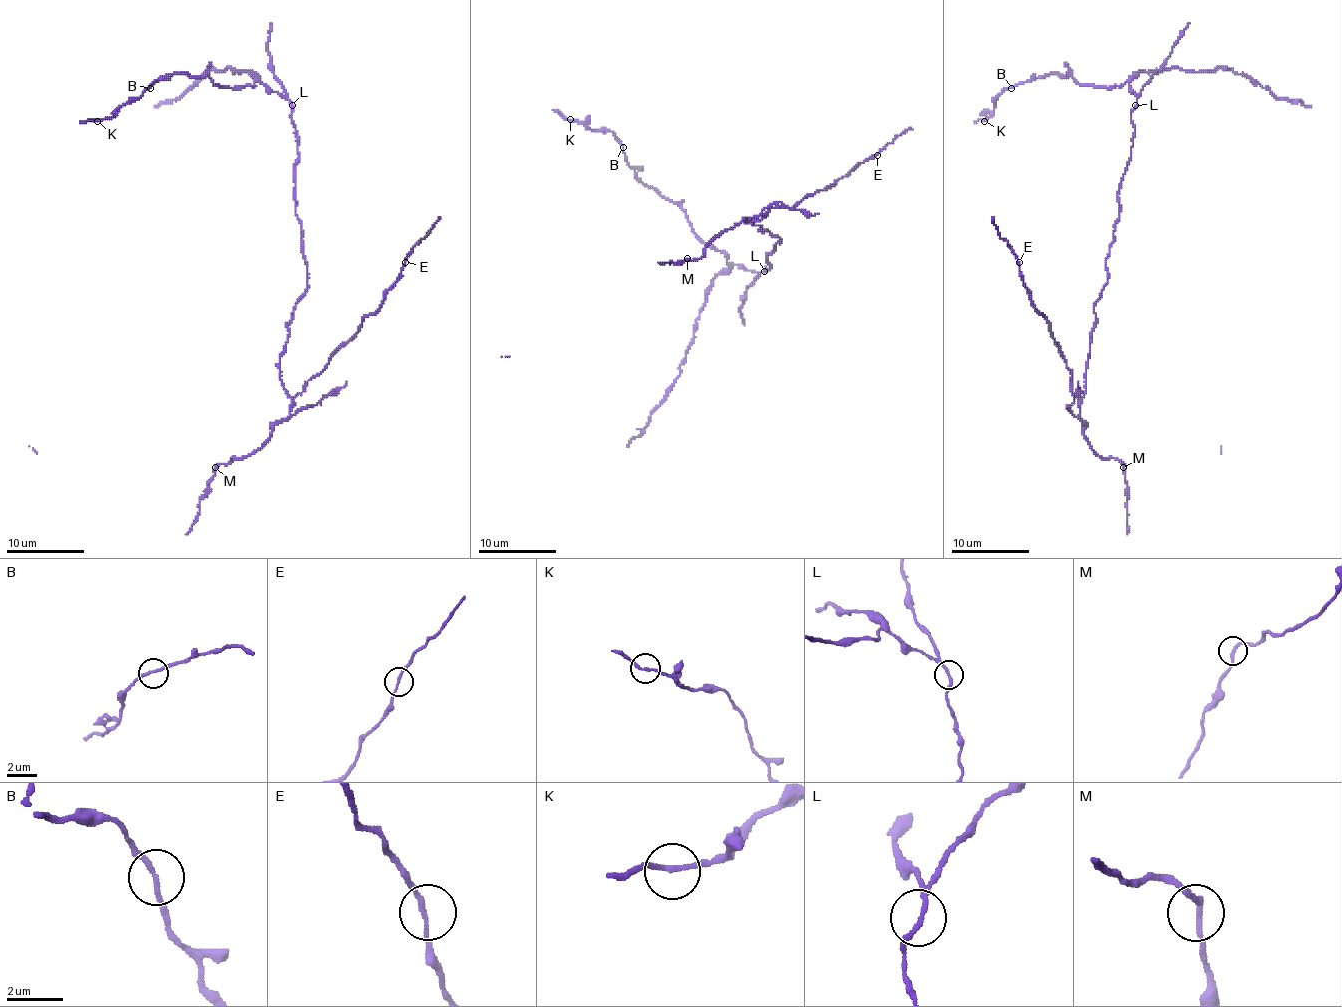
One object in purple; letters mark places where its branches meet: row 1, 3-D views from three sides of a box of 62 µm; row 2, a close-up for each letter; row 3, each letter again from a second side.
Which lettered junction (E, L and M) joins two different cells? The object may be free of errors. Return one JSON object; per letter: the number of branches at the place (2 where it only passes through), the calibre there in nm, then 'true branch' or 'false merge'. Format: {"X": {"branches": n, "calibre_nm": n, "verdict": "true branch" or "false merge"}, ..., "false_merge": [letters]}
{"E": {"branches": 2, "calibre_nm": 160, "verdict": "true branch"}, "L": {"branches": 2, "calibre_nm": 160, "verdict": "false merge"}, "M": {"branches": 2, "calibre_nm": 160, "verdict": "true branch"}, "false_merge": ["L"]}

